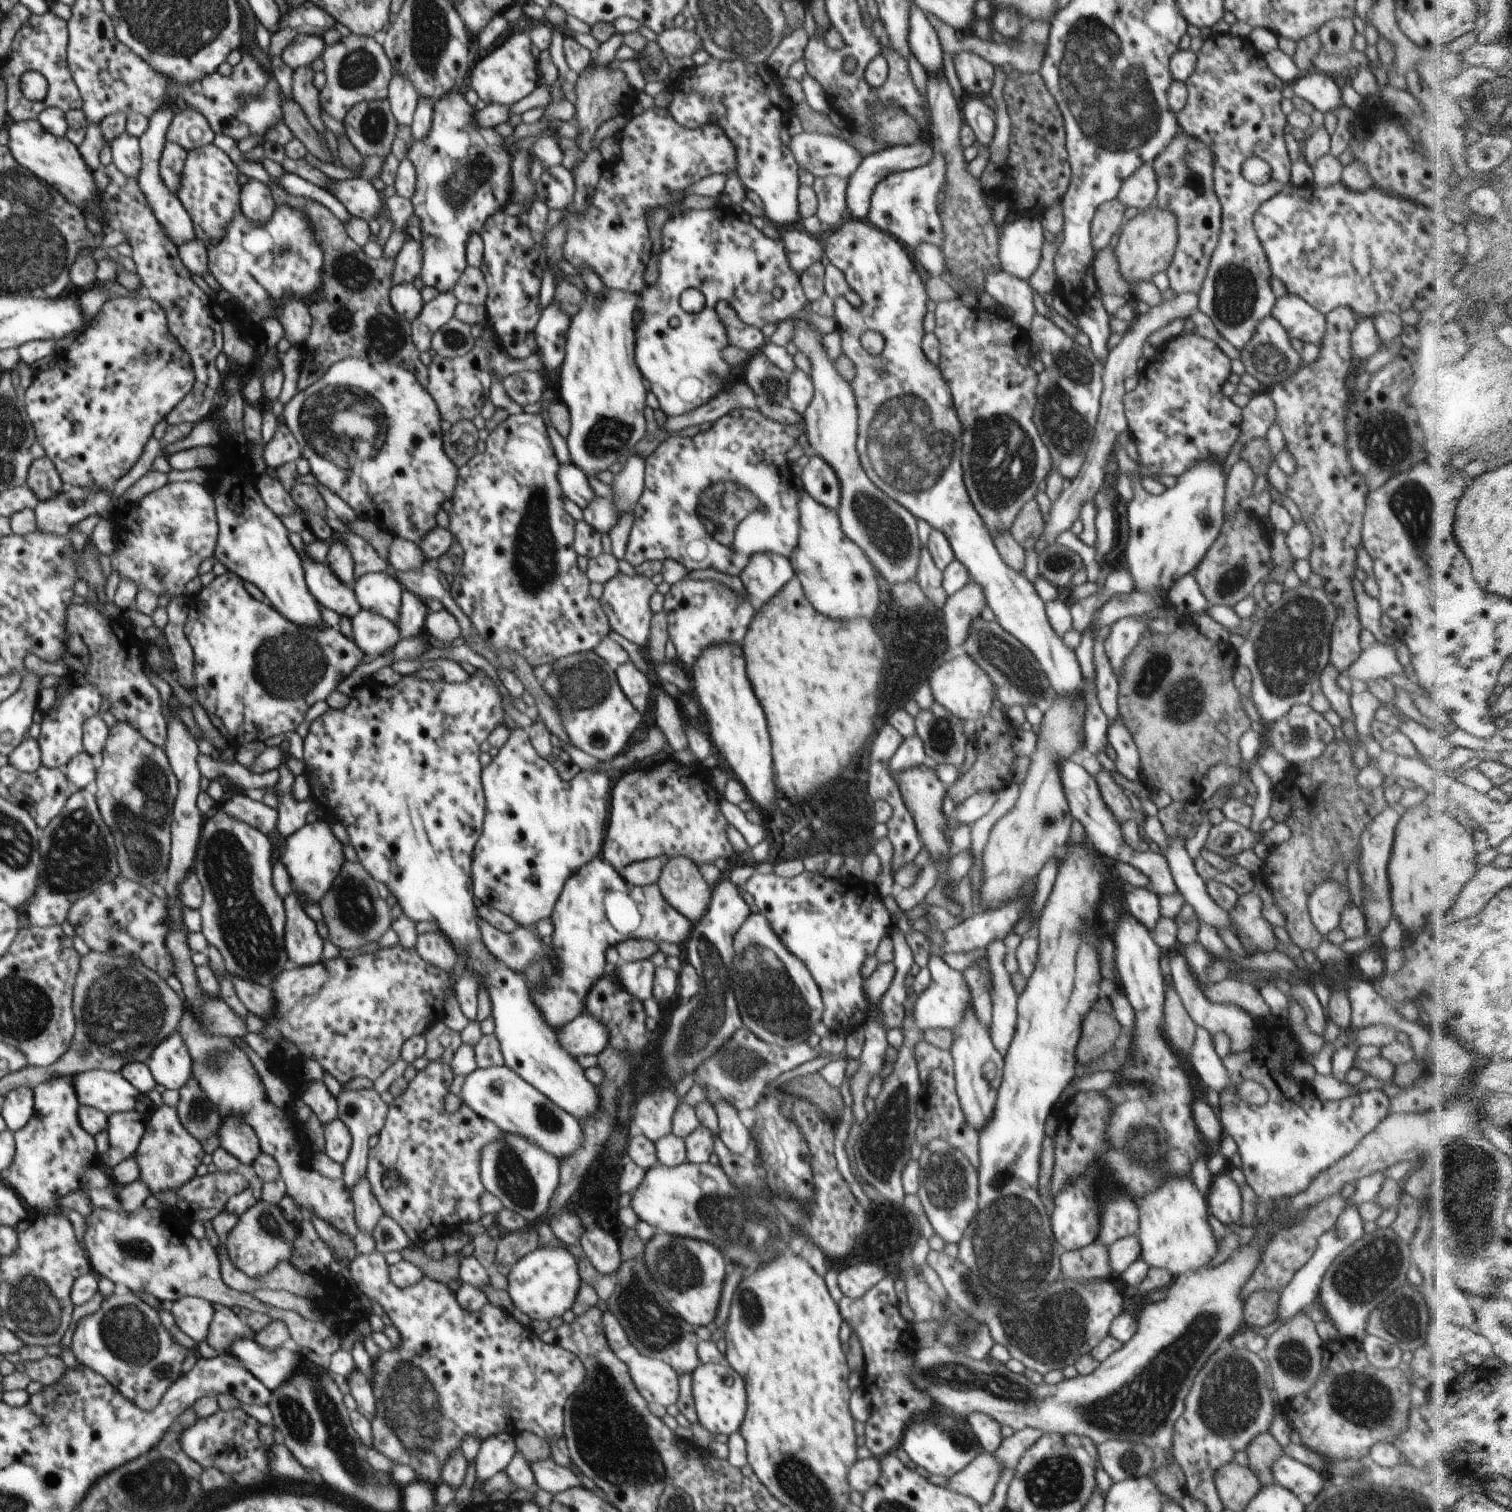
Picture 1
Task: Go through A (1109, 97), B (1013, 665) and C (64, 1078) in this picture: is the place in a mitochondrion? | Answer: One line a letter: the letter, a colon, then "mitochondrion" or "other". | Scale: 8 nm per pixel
A: mitochondrion
B: mitochondrion
C: other

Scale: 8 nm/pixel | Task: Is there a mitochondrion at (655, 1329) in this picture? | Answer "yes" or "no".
yes

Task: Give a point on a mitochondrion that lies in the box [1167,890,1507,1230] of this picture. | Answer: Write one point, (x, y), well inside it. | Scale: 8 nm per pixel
(1470, 1171)

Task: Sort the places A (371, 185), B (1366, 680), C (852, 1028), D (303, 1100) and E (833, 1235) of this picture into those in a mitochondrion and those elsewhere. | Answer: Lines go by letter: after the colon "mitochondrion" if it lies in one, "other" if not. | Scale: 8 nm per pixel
A: other
B: other
C: other
D: other
E: other

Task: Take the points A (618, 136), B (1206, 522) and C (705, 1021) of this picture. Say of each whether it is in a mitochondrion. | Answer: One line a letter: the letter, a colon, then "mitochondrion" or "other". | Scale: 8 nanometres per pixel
A: other
B: other
C: mitochondrion

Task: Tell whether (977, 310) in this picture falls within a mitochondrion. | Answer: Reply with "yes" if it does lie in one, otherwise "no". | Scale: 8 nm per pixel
no

